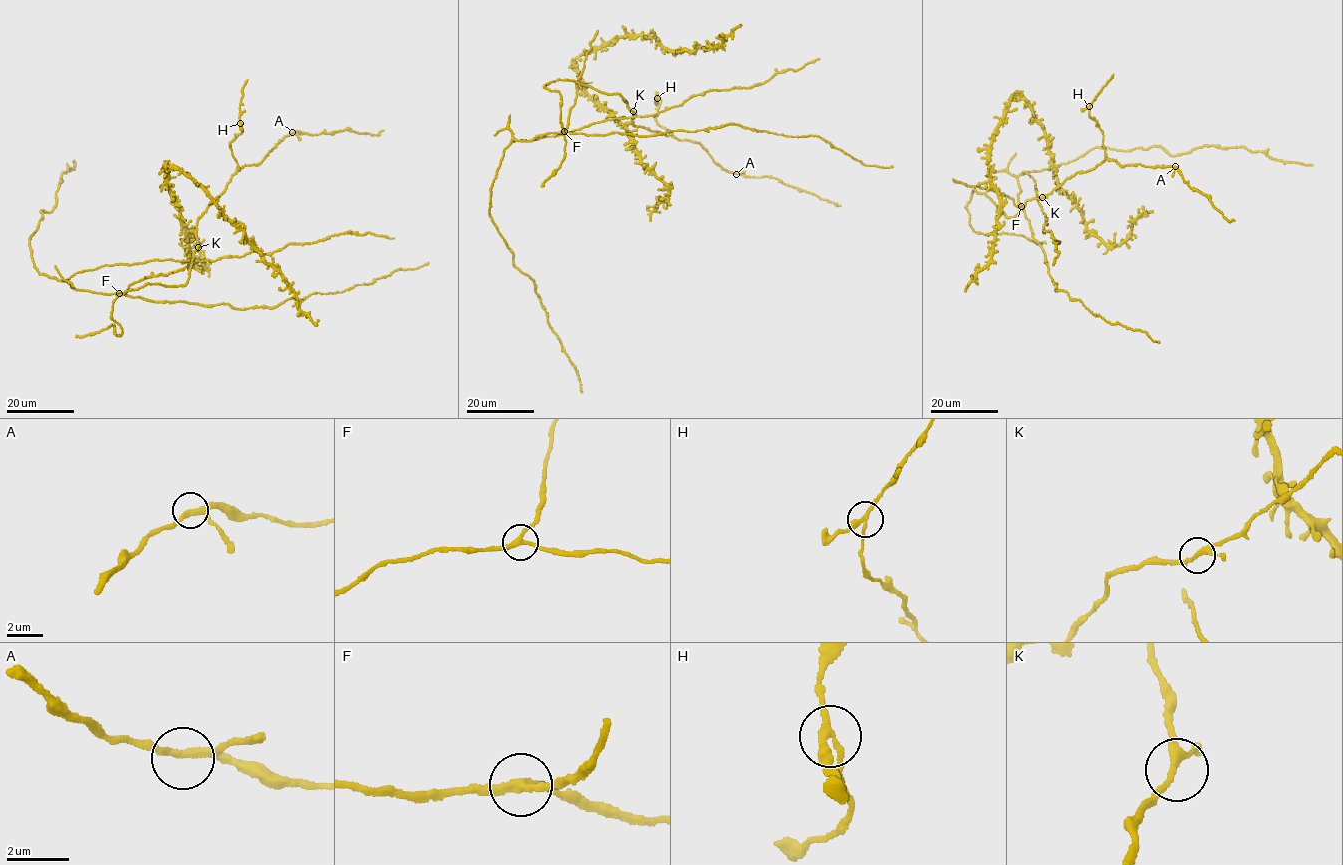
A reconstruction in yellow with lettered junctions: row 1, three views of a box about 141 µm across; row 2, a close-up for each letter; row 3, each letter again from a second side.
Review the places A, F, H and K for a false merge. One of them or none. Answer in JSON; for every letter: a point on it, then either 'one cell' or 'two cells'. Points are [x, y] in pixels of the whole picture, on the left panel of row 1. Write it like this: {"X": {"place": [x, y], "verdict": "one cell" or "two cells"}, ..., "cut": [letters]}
{"A": {"place": [292, 132], "verdict": "one cell"}, "F": {"place": [119, 293], "verdict": "one cell"}, "H": {"place": [240, 123], "verdict": "one cell"}, "K": {"place": [198, 247], "verdict": "one cell"}, "cut": []}

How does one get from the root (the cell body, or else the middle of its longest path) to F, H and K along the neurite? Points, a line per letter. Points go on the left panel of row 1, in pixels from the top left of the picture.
F: (149, 283), (146, 276), (119, 293)
H: (149, 283), (185, 284), (198, 245), (196, 223), (237, 170), (230, 142), (242, 132), (240, 123)
K: (149, 283), (167, 286), (185, 284), (193, 253), (198, 247)

